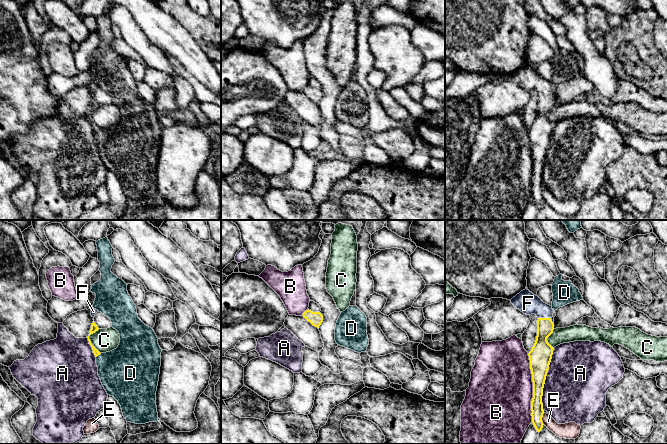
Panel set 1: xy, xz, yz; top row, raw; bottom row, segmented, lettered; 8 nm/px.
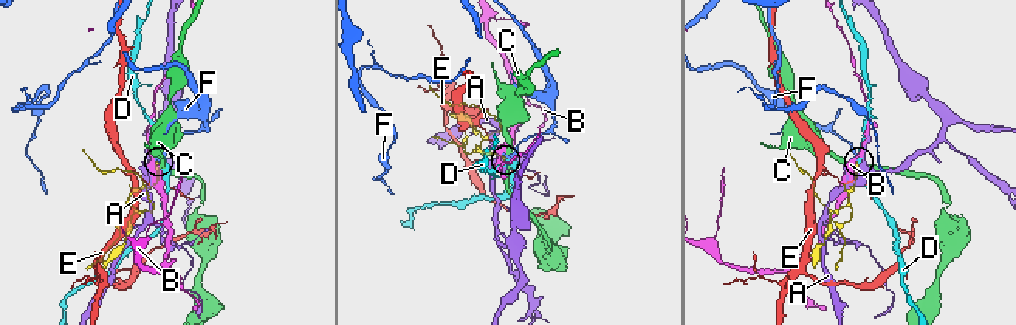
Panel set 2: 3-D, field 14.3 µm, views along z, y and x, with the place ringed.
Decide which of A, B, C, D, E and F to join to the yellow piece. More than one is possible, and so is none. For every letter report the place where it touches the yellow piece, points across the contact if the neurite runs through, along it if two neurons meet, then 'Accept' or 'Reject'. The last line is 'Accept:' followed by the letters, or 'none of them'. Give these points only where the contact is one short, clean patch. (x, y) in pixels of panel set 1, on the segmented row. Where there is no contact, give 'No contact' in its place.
A: Touches yellow at yz (545, 379). Reject
B: Touches yellow at yz (533, 388). Reject
C: Touches yellow at xy (89, 340). Boundary: xy (98, 329), (89, 336), (89, 340), (100, 353). Reject
D: Touches yellow at xy (98, 354). Boundary: xy (101, 353), (96, 357). Reject
E: Touches yellow at yz (541, 419). Boundary: yz (544, 413), (542, 417), (543, 424). Reject
F: Touches yellow at yz (544, 318). Path across: yz (541, 349), (544, 318), (528, 303). Accept
Accept: F

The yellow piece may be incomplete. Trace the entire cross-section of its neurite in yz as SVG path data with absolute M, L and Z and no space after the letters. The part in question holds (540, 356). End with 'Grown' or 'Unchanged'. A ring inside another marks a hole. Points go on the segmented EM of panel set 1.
M527 289L521 291L510 301L514 307L524 314L535 314L538 317L536 340L528 356L533 382L532 423L537 432L540 432L544 425L542 421L544 414L542 403L543 388L554 350L547 341L547 338L554 330L554 323L551 320L554 310L552 306L544 303L538 296Z. Grown

